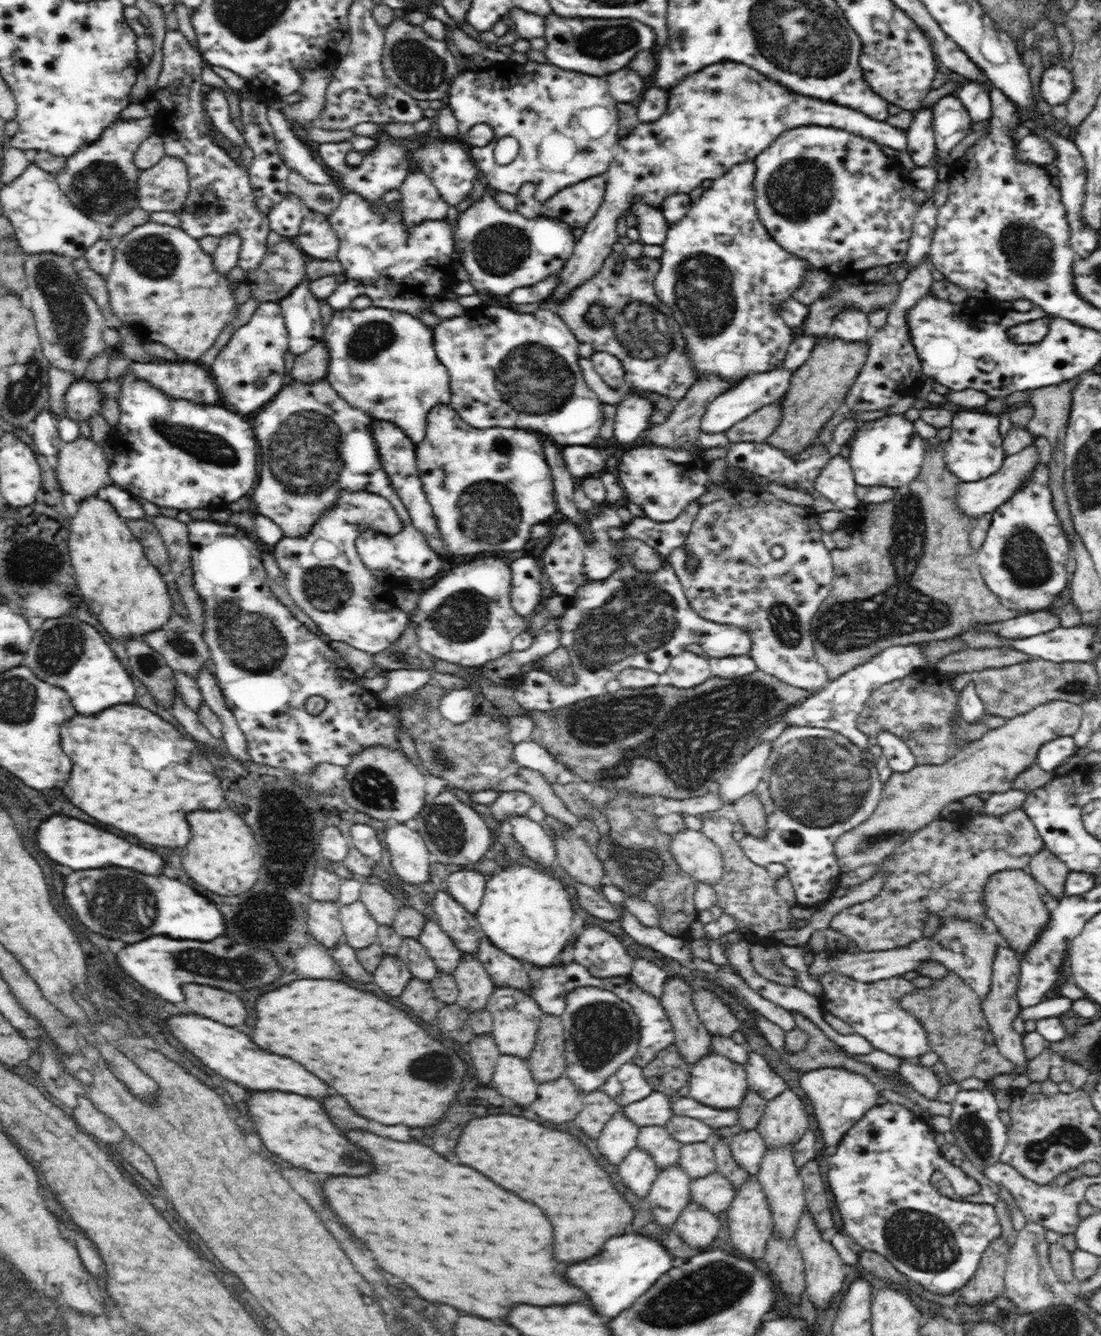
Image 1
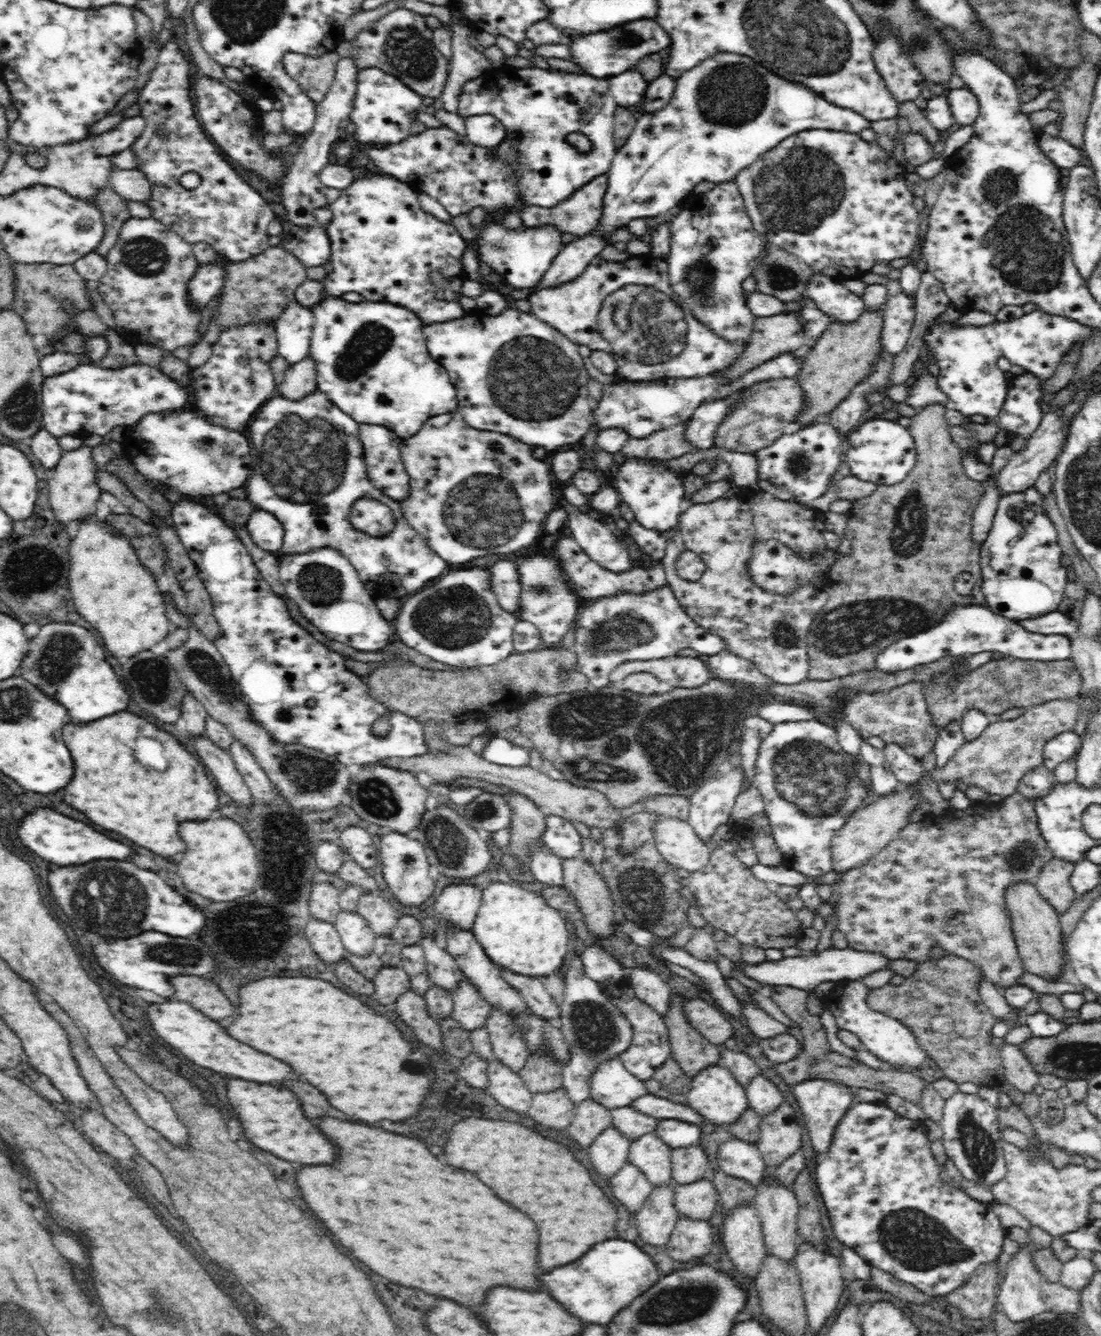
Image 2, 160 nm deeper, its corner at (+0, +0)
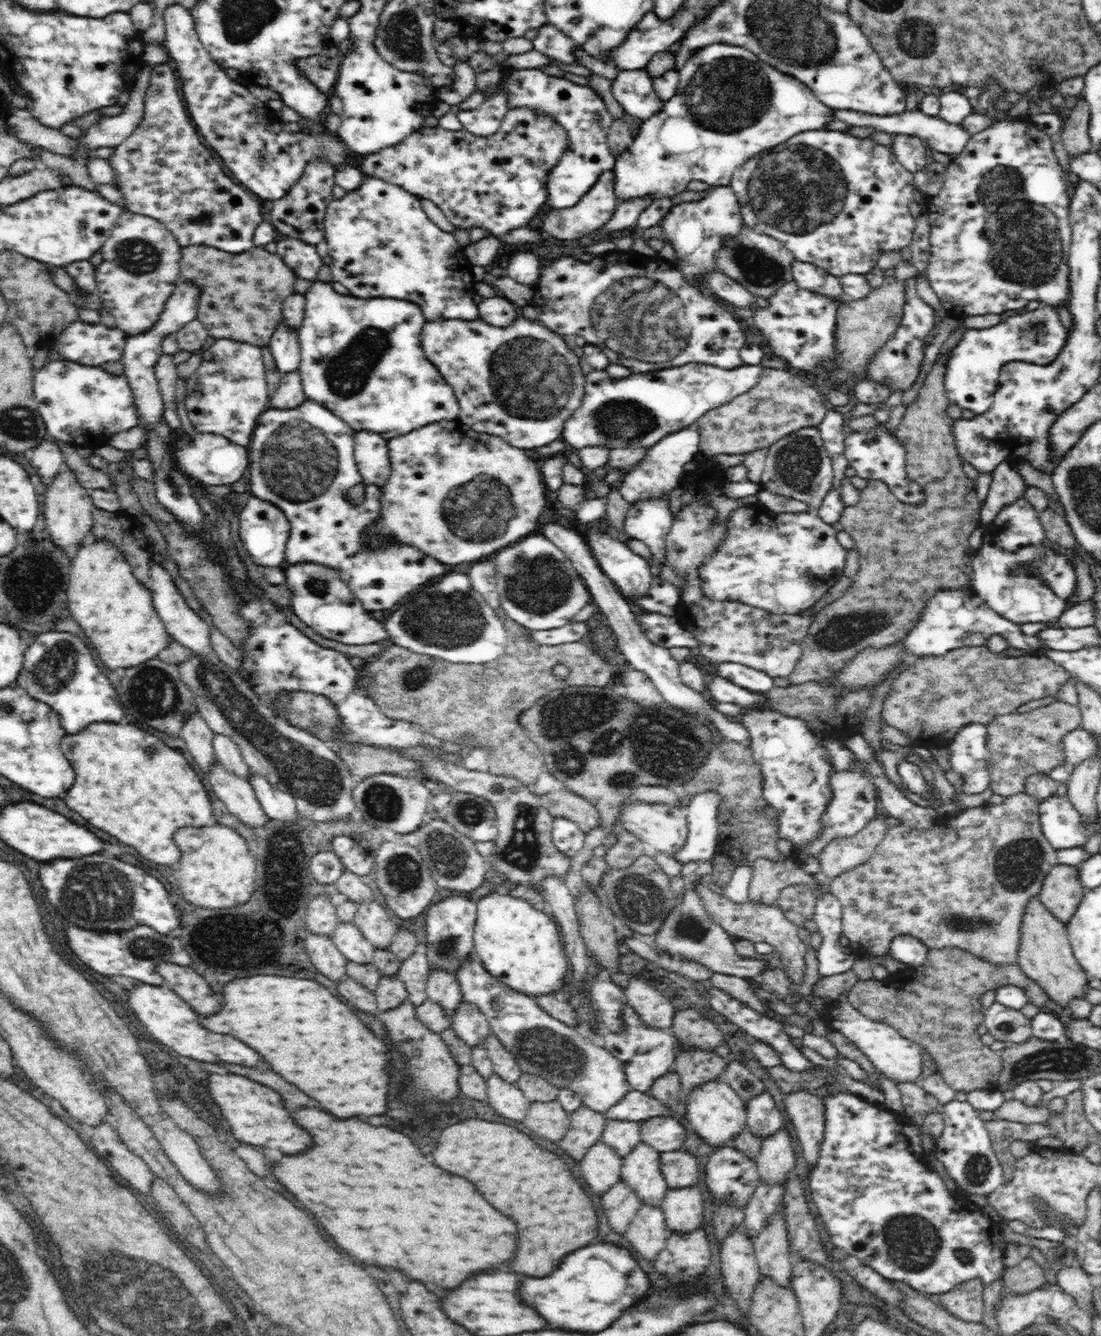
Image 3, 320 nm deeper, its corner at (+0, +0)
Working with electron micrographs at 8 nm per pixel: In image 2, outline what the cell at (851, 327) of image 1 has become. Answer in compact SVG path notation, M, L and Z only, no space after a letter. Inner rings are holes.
M814 273L807 282L805 291L806 296L818 305L831 321L849 323L865 312L863 299L850 292L842 281L831 276Z

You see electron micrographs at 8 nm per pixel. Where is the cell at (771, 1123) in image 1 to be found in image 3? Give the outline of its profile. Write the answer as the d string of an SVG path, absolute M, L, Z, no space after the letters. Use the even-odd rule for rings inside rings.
M778 1130L762 1139L762 1146L755 1160L761 1182L782 1184L795 1174L796 1154L792 1138L786 1130Z

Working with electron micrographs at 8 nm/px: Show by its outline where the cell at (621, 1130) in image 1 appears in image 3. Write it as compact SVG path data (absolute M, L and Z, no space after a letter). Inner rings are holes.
M600 1140L588 1149L578 1164L586 1186L594 1194L604 1194L621 1180L623 1158L608 1144Z

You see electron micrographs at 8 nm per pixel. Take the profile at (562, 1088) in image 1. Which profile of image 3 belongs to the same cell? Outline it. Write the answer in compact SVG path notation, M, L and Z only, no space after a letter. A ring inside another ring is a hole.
M557 1100L552 1102L532 1102L524 1124L540 1138L556 1142L565 1134L570 1125L570 1114Z

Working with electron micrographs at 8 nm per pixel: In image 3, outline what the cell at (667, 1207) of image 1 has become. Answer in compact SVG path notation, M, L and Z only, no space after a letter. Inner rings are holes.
M644 1204L630 1221L624 1236L642 1258L655 1260L670 1234L660 1205Z

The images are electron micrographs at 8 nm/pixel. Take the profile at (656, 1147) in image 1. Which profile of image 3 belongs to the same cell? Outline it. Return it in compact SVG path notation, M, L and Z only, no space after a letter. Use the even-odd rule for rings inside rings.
M645 1142L623 1158L621 1180L633 1188L642 1205L659 1206L669 1189L661 1171L661 1153Z

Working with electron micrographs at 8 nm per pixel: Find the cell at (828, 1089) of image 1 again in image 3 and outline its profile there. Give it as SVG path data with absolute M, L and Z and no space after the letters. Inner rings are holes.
M796 1090L786 1096L784 1099L784 1106L786 1106L788 1118L790 1122L792 1122L794 1134L796 1134L796 1138L798 1138L798 1142L800 1142L802 1156L809 1165L814 1167L817 1163L824 1138L826 1124L825 1099L812 1095L812 1090L811 1093L808 1093L807 1090Z

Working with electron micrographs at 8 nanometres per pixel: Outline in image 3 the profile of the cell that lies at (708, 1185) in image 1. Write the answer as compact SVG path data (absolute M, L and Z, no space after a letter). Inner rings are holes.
M700 1187L668 1189L660 1204L671 1233L692 1232L703 1226L704 1194Z

